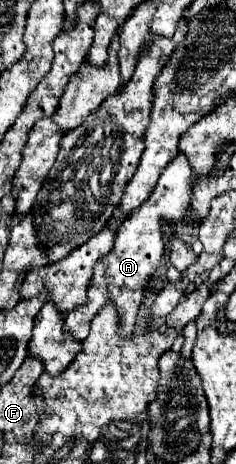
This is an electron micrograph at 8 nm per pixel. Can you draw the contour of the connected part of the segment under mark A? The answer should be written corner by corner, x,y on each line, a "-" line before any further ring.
178,154
174,158
174,162
170,162
170,166
166,166
166,170
162,172
150,198
122,222
122,226
116,232
114,248
110,250
110,254
96,262
94,272
92,272
90,290
88,290
88,300
78,310
66,314
64,334
72,336
74,340
84,340
90,330
90,320
96,316
96,312
104,304
112,302
120,316
120,334
124,338
130,338
130,334
134,332
138,308
142,304
144,288
146,288
150,276
158,270
162,256
164,256
164,240
166,238
162,238
160,220
166,218
168,222
174,222
174,220
180,220
190,210
190,202
192,202
190,176
192,176
192,170
190,170
188,158
184,154

